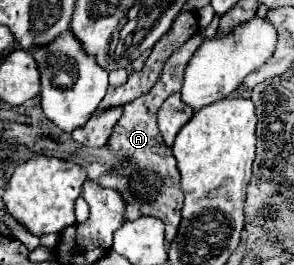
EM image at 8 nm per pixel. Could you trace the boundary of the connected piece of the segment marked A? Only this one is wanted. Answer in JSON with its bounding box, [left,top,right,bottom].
[97,32,203,244]

